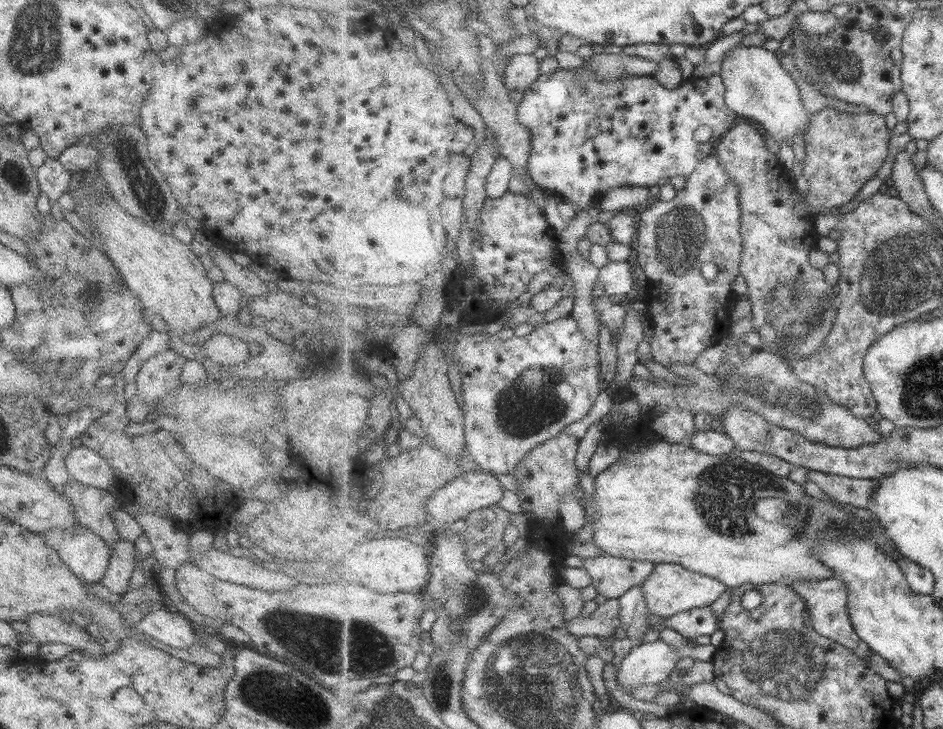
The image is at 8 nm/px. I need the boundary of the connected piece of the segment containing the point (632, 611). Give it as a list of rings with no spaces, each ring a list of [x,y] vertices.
[[[633,586],[624,596],[618,599],[620,603],[620,619],[626,626],[628,638],[633,645],[642,645],[643,636],[649,630],[649,608],[642,586]]]

